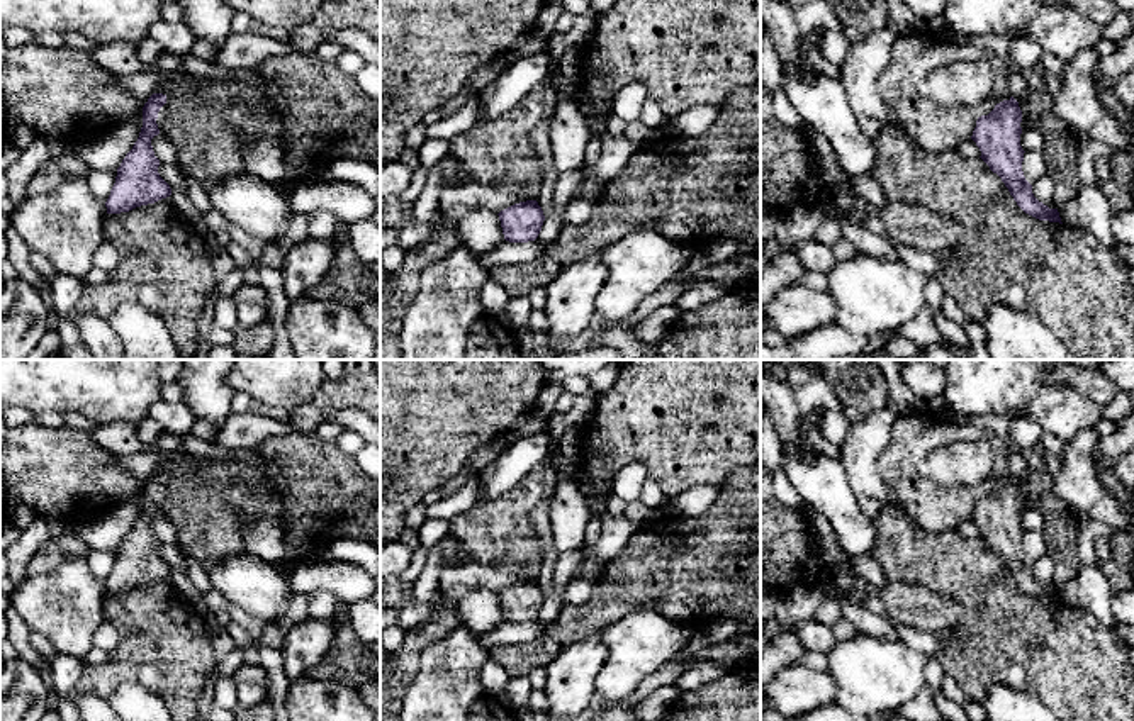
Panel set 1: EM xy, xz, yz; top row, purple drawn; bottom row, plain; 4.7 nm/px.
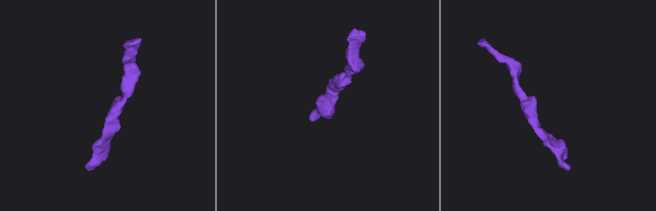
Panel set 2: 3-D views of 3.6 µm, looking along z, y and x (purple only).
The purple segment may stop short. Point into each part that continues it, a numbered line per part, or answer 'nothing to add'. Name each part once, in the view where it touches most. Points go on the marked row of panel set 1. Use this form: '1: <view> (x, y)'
nothing to add

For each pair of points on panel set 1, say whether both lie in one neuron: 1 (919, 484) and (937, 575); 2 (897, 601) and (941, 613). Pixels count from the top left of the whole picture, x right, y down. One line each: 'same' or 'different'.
1: different
2: same

